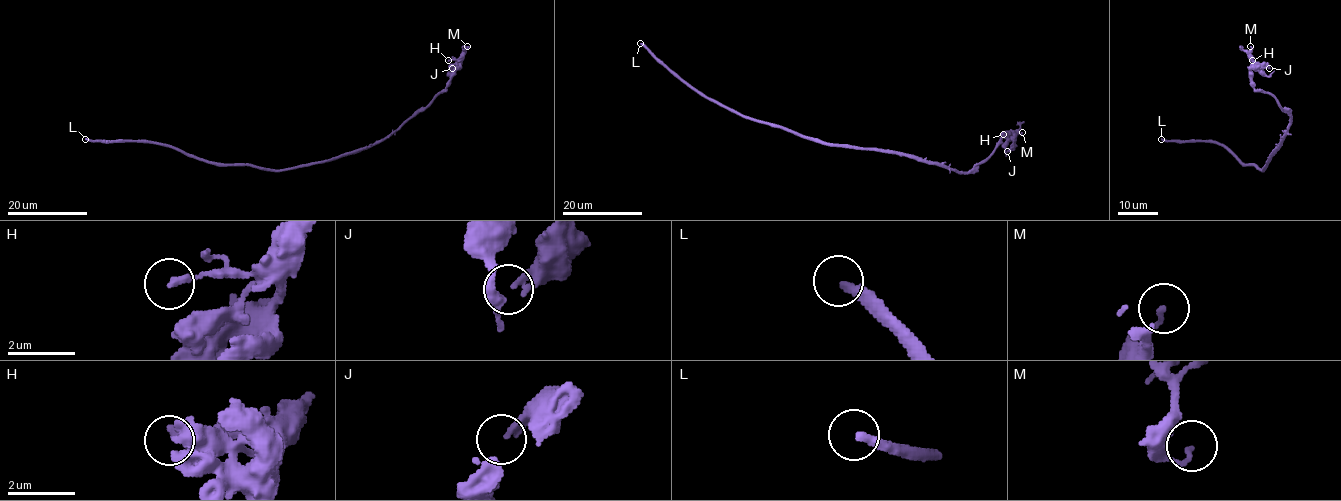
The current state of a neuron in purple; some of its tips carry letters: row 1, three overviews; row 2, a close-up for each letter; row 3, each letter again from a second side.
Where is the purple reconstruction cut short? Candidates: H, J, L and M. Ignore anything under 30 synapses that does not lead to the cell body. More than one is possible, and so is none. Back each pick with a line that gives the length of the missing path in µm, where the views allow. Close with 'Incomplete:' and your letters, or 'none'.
Incomplete: none

